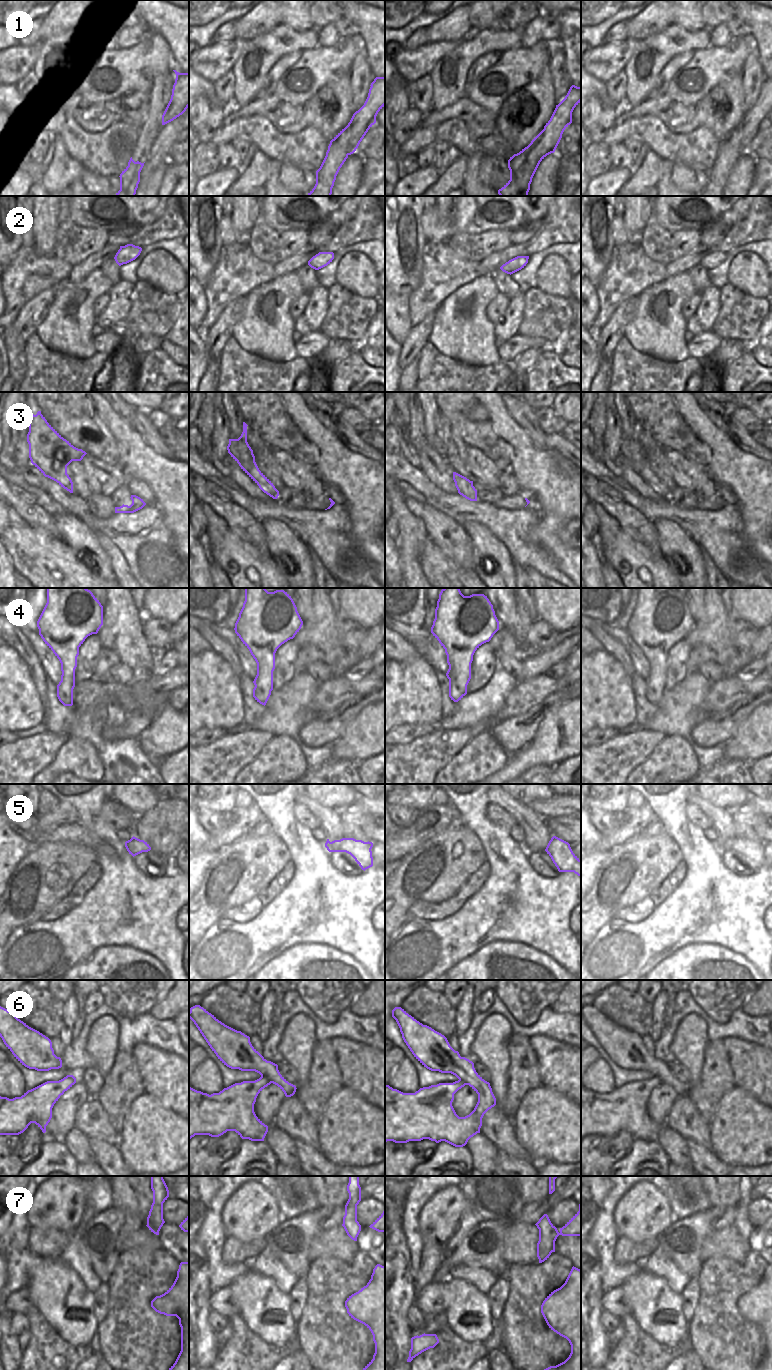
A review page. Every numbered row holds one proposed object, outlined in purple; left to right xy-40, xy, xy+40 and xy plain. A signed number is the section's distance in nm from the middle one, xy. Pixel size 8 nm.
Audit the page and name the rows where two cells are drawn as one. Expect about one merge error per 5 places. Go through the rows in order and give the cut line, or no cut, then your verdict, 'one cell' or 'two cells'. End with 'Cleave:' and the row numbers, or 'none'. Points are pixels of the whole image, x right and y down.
1: cut xy (346, 126), (349, 138), (348, 154); two cells
2: cut none; one cell
3: cut none; one cell
4: cut none; one cell
5: cut none; one cell
6: cut none; one cell
7: cut none; one cell
Cleave: 1

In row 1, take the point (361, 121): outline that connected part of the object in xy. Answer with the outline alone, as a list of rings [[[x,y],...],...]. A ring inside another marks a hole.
[[[376,77],[361,109],[356,111],[348,125],[348,155],[353,154],[368,130],[376,123],[378,112],[385,106],[385,77]]]

